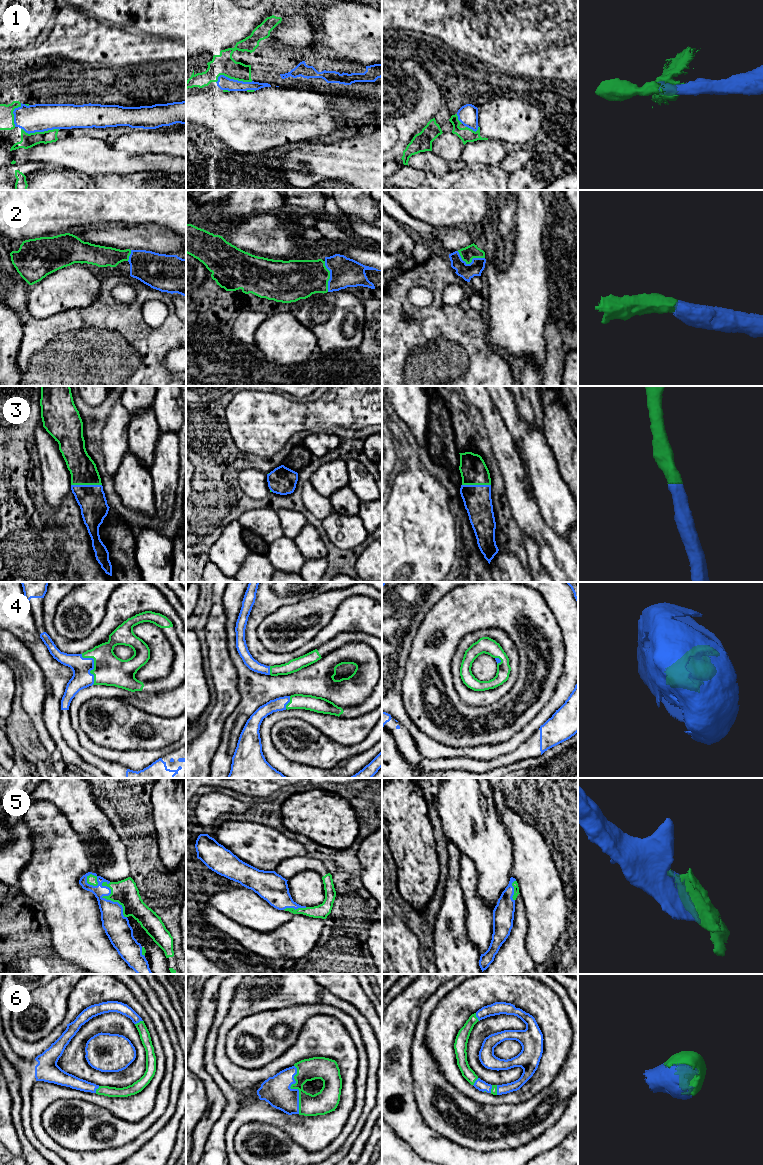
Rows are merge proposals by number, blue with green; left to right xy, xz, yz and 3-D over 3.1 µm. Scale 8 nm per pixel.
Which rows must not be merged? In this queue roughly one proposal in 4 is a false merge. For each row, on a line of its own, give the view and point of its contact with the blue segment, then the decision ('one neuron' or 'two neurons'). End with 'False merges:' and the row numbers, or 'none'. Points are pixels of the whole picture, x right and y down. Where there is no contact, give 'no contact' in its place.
1: contact xz (232, 79); one neuron
2: contact yz (471, 262); one neuron
3: contact xy (86, 485); one neuron
4: contact xy (93, 665); one neuron
5: contact xy (109, 900); one neuron
6: contact xz (294, 1089); one neuron
False merges: none

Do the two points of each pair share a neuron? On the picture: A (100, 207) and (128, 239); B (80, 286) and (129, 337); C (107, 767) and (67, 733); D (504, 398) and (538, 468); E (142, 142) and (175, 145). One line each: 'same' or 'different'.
A: different
B: different
C: same
D: same
E: same

